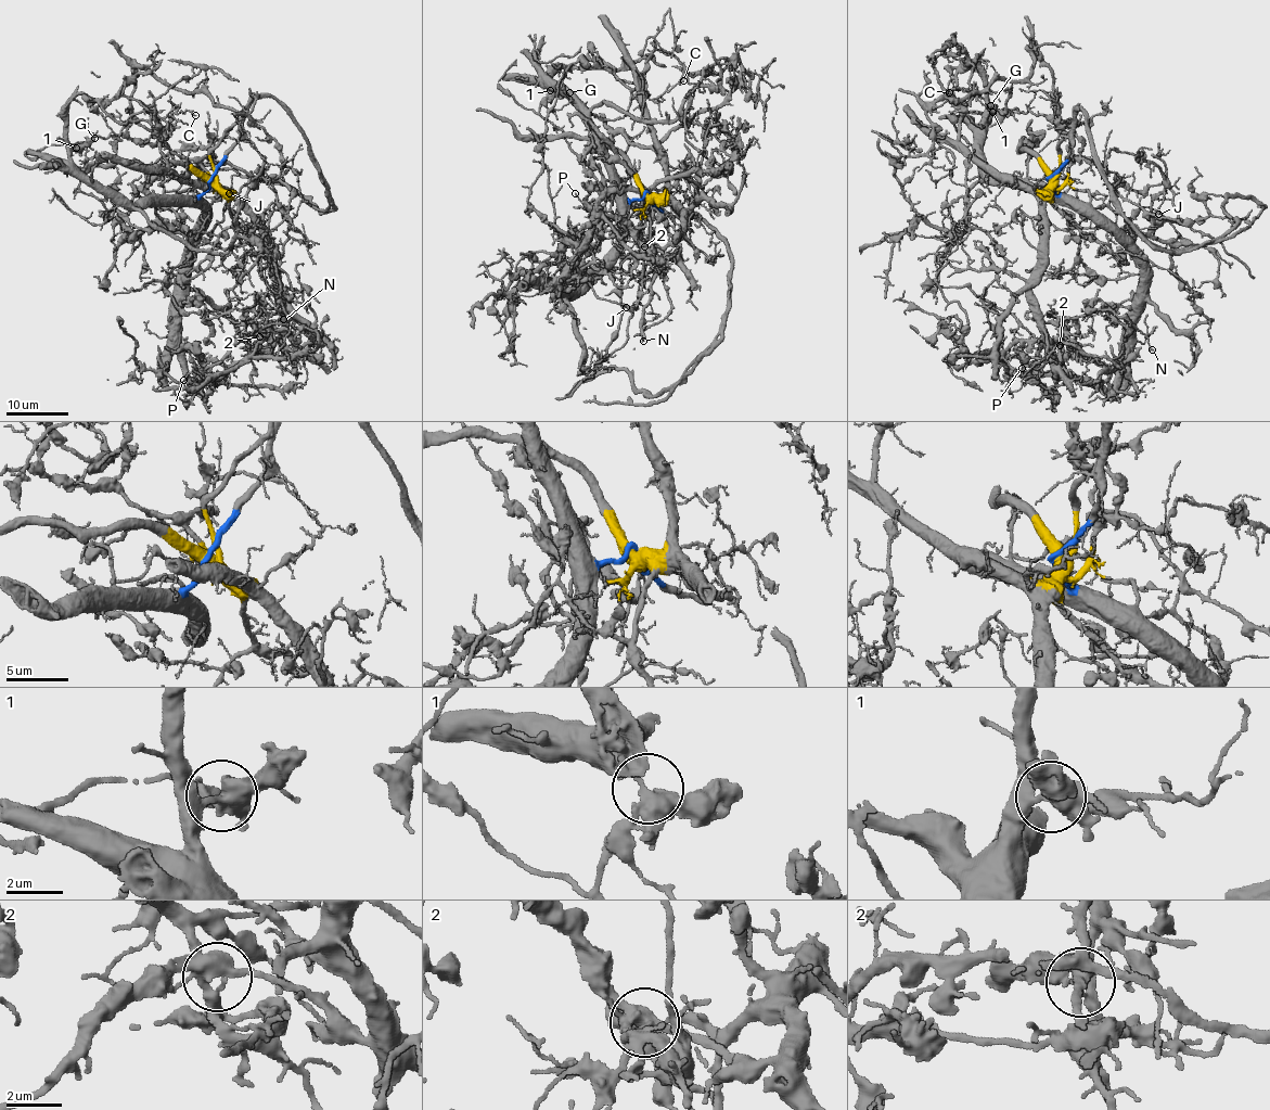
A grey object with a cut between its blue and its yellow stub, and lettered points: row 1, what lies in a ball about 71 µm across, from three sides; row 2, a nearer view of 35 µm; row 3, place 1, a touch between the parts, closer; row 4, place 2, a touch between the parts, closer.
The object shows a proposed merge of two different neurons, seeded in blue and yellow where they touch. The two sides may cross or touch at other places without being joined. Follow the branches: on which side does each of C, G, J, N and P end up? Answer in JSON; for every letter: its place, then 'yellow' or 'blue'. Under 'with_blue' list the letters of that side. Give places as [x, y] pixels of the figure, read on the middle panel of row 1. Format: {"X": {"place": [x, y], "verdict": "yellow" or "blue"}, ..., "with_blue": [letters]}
{"C": {"place": [683, 80], "verdict": "yellow"}, "G": {"place": [569, 92], "verdict": "blue"}, "J": {"place": [626, 307], "verdict": "yellow"}, "N": {"place": [643, 341], "verdict": "yellow"}, "P": {"place": [575, 193], "verdict": "yellow"}, "with_blue": ["G"]}

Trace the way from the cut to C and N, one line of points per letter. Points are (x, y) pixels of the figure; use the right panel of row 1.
C: (1051, 177), (1040, 191), (1016, 187), (972, 158), (960, 140), (961, 109), (978, 92), (959, 88), (949, 92)
N: (1051, 177), (1031, 289), (1035, 319), (1053, 341), (1066, 319), (1113, 310), (1147, 336), (1153, 349)

